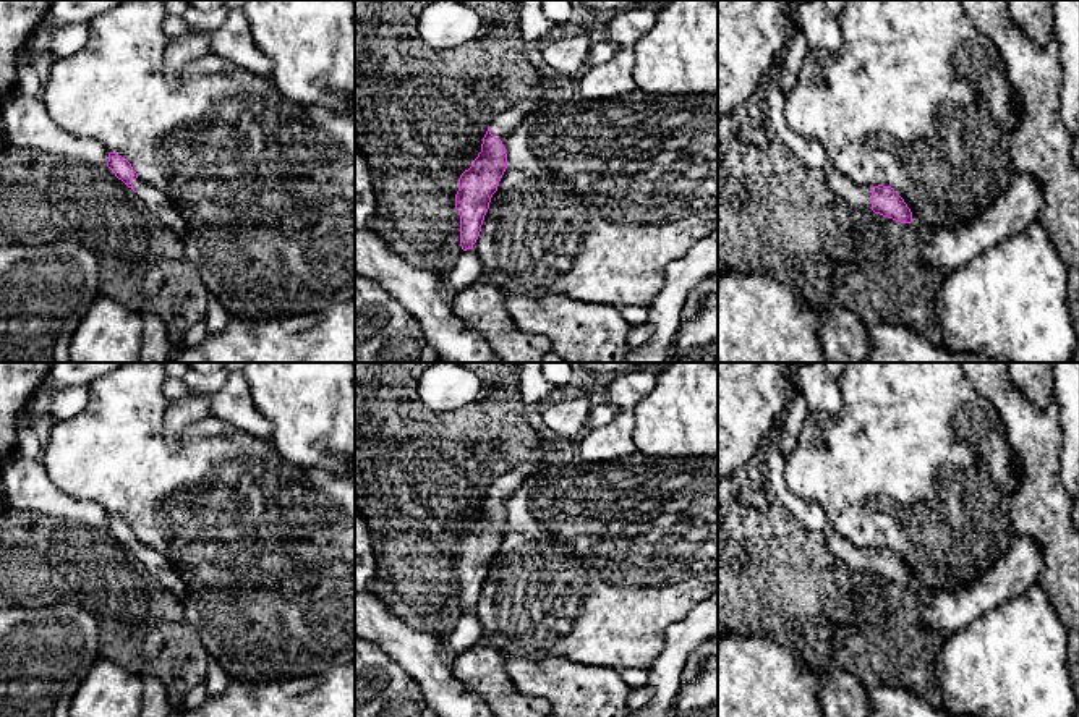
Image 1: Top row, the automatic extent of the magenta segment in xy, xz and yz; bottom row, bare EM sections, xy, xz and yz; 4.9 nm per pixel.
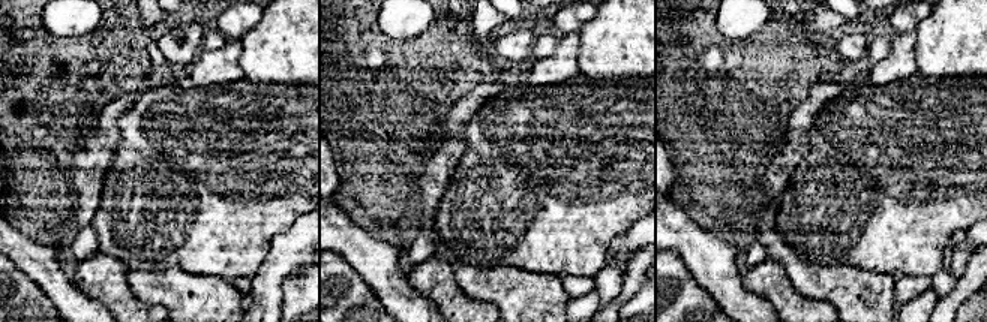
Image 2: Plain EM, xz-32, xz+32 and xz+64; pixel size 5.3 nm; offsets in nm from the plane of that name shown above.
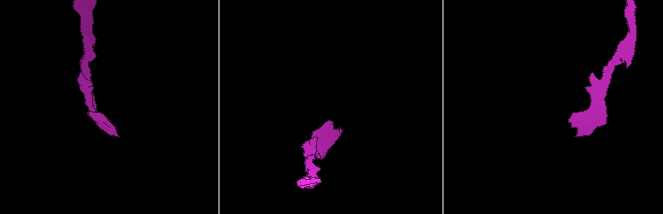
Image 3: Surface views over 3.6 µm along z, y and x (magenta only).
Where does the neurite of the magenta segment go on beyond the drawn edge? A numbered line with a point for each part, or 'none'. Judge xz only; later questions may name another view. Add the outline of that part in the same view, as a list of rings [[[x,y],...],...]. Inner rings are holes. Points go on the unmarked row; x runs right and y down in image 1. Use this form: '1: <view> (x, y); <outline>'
1: xz (503, 486); [[[551,458],[540,460],[540,461],[525,461],[525,463],[520,463],[517,468],[514,468],[512,471],[502,476],[497,476],[491,484],[491,497],[494,500],[499,500],[504,507],[505,500],[522,486],[522,482],[530,474],[546,466],[549,460]]]

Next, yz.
1: yz (854, 557); [[[831,528],[823,531],[823,536],[828,550],[847,568],[872,573],[872,549],[862,549],[851,544]]]

